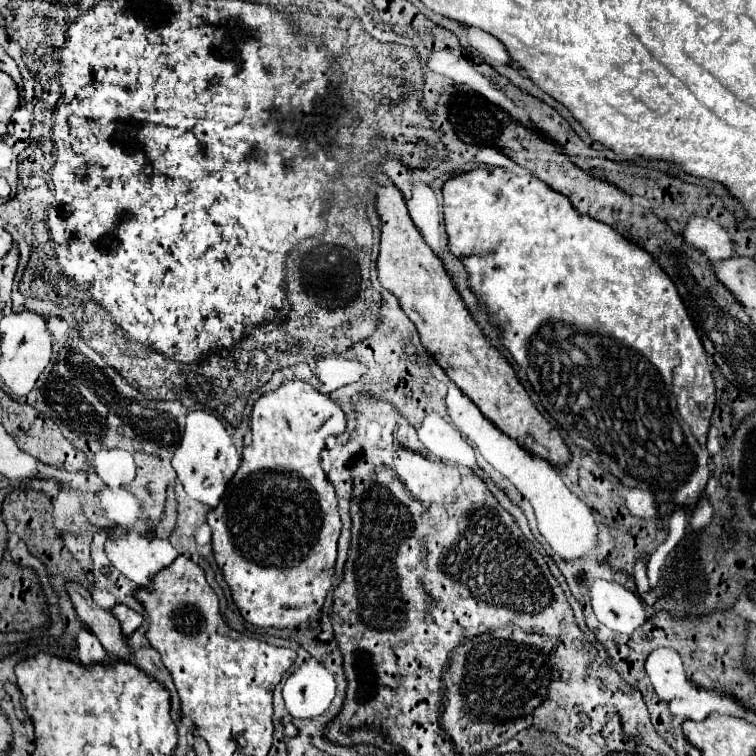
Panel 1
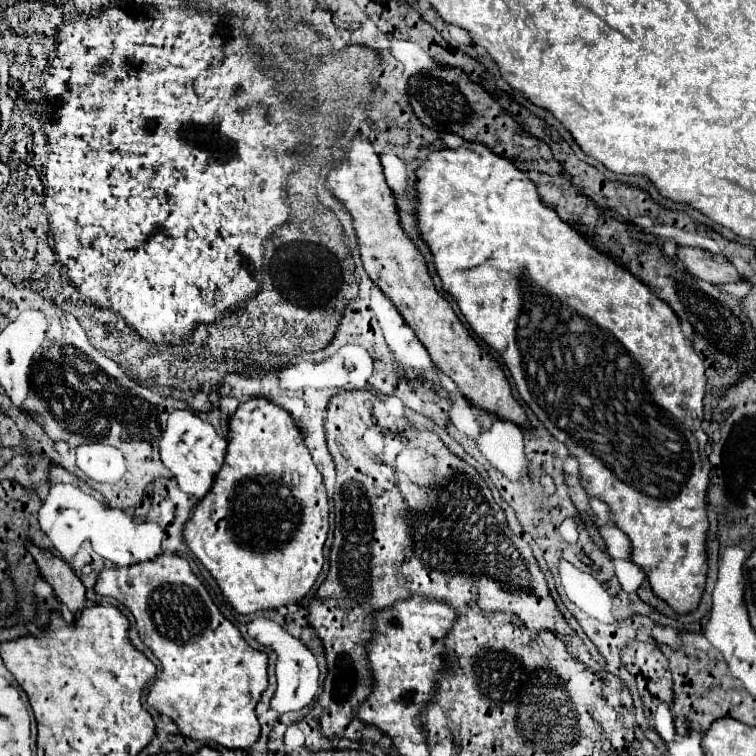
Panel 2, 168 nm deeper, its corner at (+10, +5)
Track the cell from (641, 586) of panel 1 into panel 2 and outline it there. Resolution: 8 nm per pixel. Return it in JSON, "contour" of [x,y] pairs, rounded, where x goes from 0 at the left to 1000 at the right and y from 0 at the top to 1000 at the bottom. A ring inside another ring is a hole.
{"contour":[[[794,698],[794,706],[802,717],[804,733],[810,738],[820,738],[820,741],[836,741],[836,720],[833,712],[820,701],[820,698]]]}

